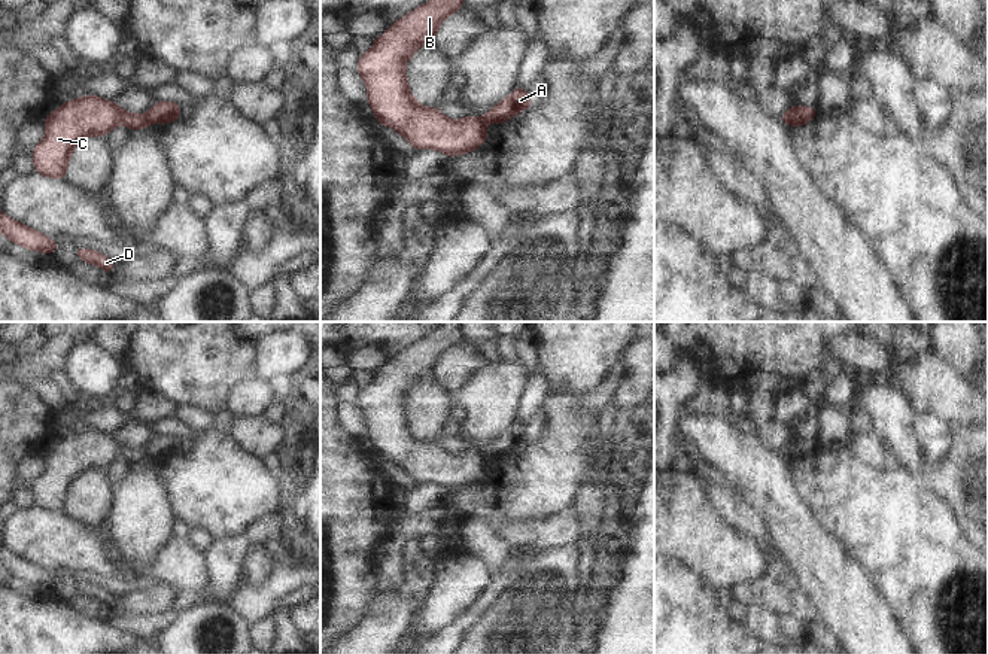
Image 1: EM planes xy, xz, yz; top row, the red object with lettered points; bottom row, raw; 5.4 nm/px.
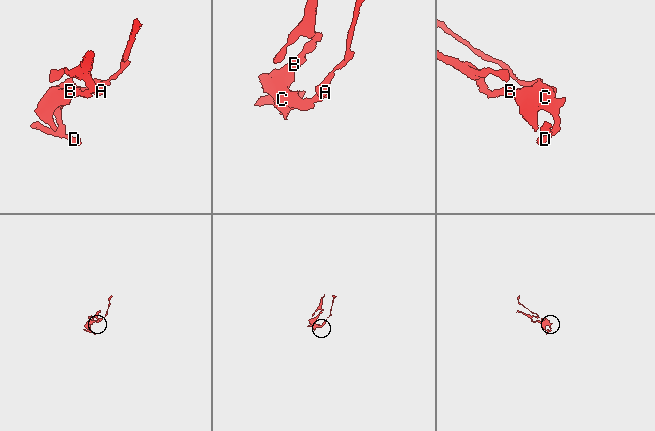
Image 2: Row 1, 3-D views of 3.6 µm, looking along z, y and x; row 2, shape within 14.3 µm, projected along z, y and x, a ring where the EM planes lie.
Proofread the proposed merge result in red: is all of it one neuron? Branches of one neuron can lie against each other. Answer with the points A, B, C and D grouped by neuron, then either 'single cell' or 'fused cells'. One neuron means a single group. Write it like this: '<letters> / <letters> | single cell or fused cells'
A / B C D | fused cells

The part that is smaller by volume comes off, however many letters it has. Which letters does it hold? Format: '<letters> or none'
A

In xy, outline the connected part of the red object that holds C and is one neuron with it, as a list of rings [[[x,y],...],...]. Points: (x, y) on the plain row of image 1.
[[[85,429],[60,439],[45,451],[46,469],[31,483],[34,505],[52,512],[63,512],[75,481],[91,469],[107,469],[124,457],[131,465],[151,459],[148,448],[133,448],[115,435]]]

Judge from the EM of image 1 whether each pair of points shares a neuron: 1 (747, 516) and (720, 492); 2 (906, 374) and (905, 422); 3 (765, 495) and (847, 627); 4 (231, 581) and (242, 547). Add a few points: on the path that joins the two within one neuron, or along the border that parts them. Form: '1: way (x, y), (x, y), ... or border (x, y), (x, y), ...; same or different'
1: way (741, 513), (726, 498); same
2: border (900, 392), (920, 414); different
3: way (793, 528), (799, 540), (818, 559), (842, 595); same
4: way (231, 572), (233, 556); same

